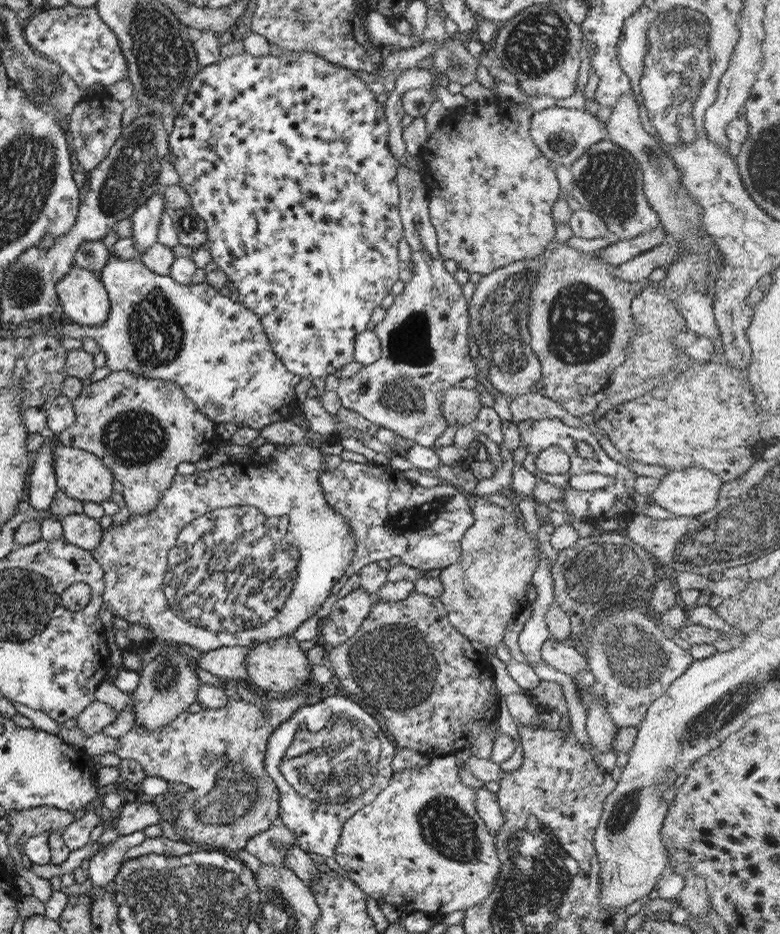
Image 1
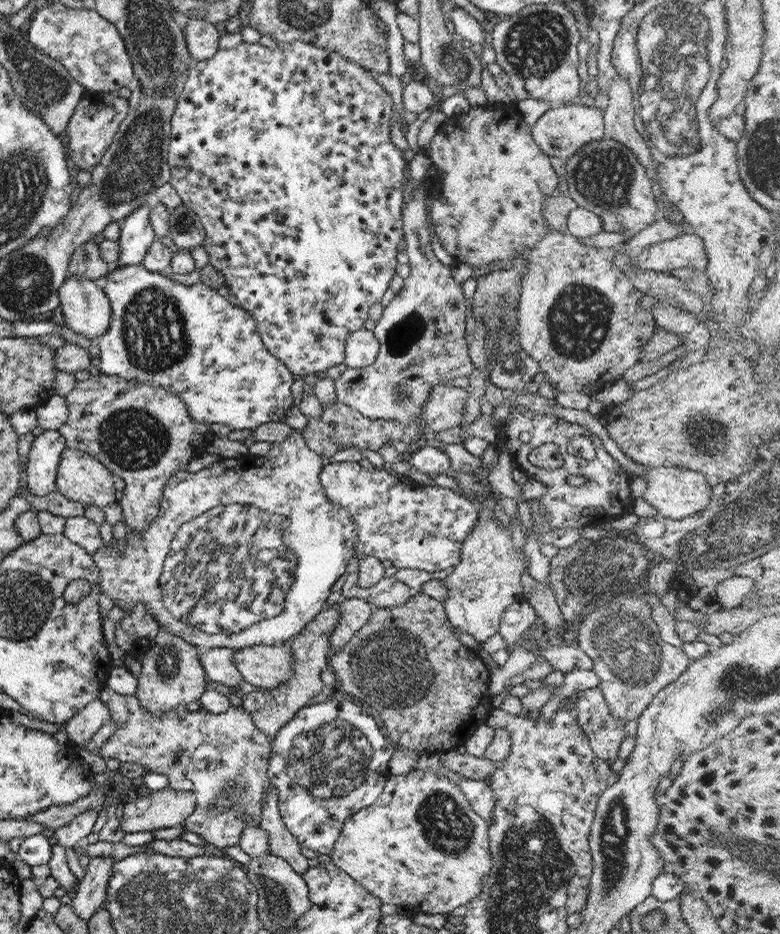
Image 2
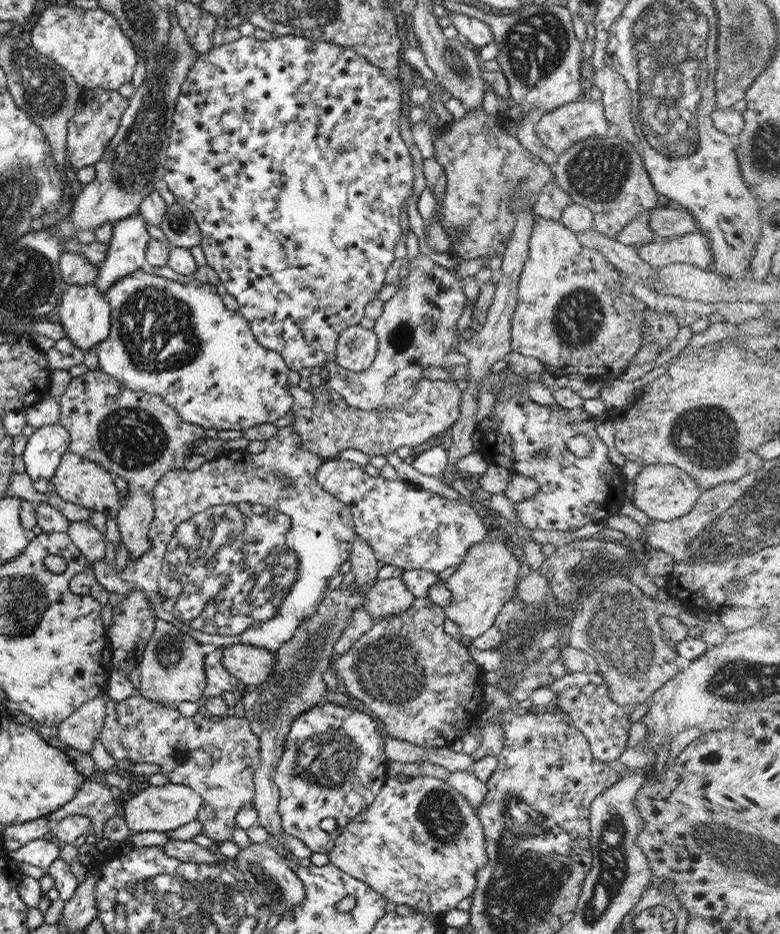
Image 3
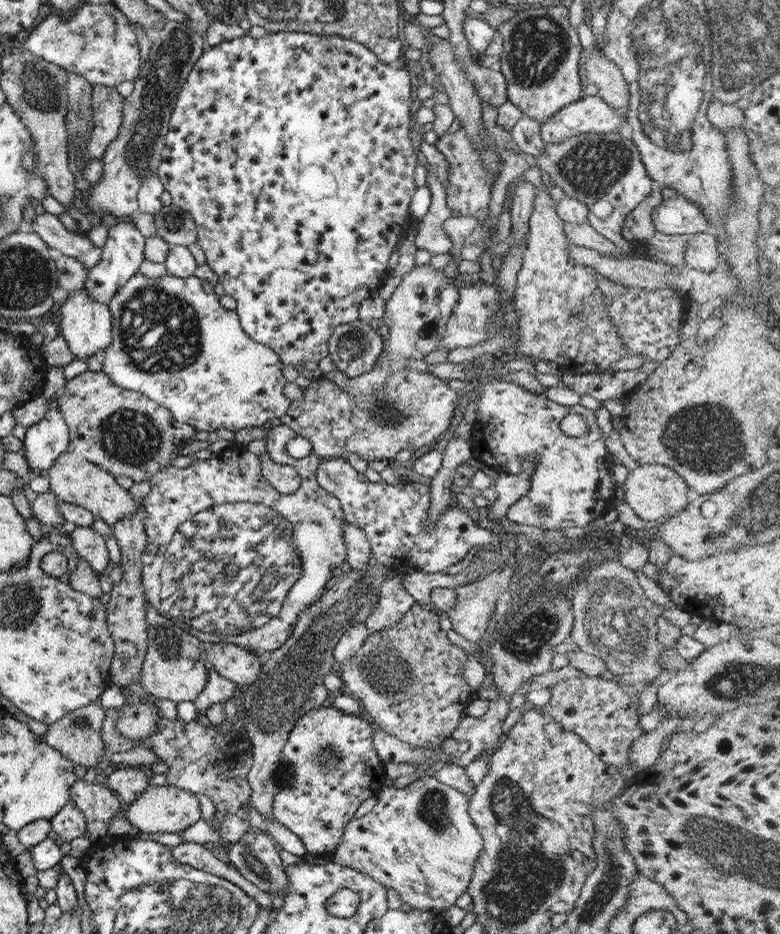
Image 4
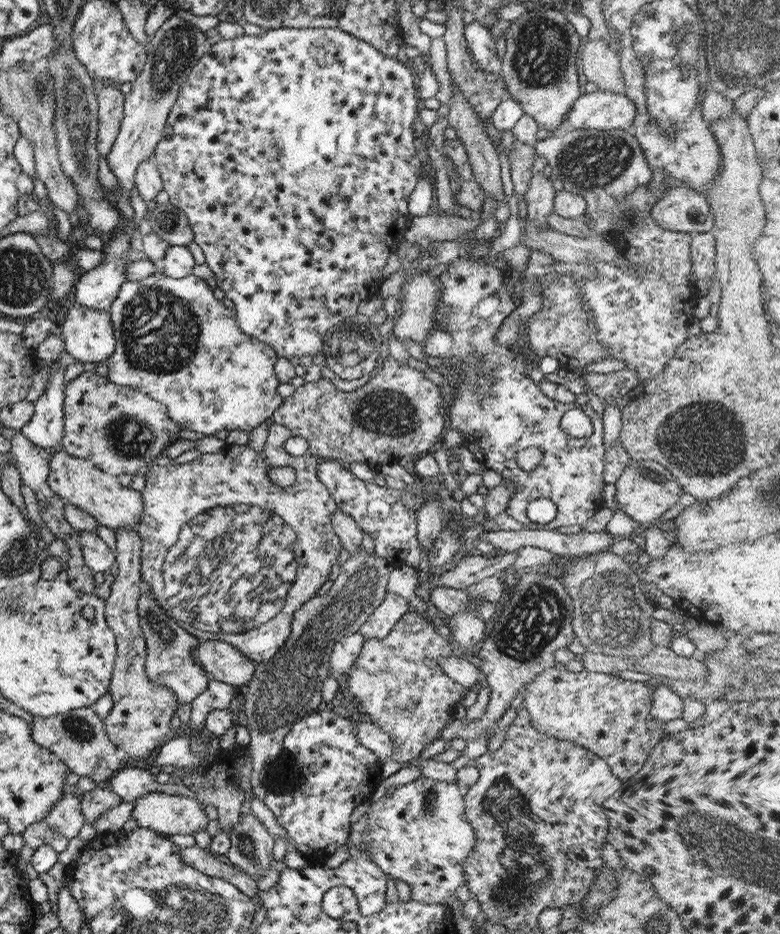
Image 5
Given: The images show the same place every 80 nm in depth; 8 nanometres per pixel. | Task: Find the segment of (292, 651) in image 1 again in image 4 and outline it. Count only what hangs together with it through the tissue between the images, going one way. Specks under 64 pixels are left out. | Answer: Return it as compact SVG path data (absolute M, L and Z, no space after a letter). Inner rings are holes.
M211 644L211 651L205 652L205 663L215 669L215 672L225 680L236 685L249 686L259 675L264 657L249 652L236 644Z

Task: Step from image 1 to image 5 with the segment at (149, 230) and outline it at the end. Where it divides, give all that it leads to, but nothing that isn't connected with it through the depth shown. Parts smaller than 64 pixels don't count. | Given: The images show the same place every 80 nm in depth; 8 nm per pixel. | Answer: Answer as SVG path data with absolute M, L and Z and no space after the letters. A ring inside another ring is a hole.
M115 230L102 247L105 262L84 272L74 284L74 302L95 310L108 310L125 279L127 252L138 247L137 242L123 230Z

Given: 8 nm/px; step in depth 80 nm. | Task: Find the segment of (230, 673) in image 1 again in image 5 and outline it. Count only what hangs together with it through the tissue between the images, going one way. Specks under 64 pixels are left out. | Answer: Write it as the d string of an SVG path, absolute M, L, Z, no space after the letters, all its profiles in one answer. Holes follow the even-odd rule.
M209 678L205 692L197 695L190 706L189 720L184 724L187 729L192 731L204 731L204 721L213 710L228 709L230 700L232 700L233 688L219 680Z

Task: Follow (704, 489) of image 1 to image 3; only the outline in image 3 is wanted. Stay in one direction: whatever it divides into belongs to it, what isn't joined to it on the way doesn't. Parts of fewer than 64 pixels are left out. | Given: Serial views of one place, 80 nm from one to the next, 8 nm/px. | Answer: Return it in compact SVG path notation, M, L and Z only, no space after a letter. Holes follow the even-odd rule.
M671 465L643 466L631 483L633 485L632 504L638 508L637 510L643 512L648 520L665 521L687 514L695 506L702 492L692 476Z

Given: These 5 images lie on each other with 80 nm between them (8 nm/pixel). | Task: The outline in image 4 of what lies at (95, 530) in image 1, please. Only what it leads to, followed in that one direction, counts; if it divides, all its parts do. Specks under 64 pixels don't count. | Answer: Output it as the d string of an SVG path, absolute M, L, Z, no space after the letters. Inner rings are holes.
M91 526L71 528L69 539L79 558L91 566L96 573L105 568L109 561L104 543L105 538L95 533Z

